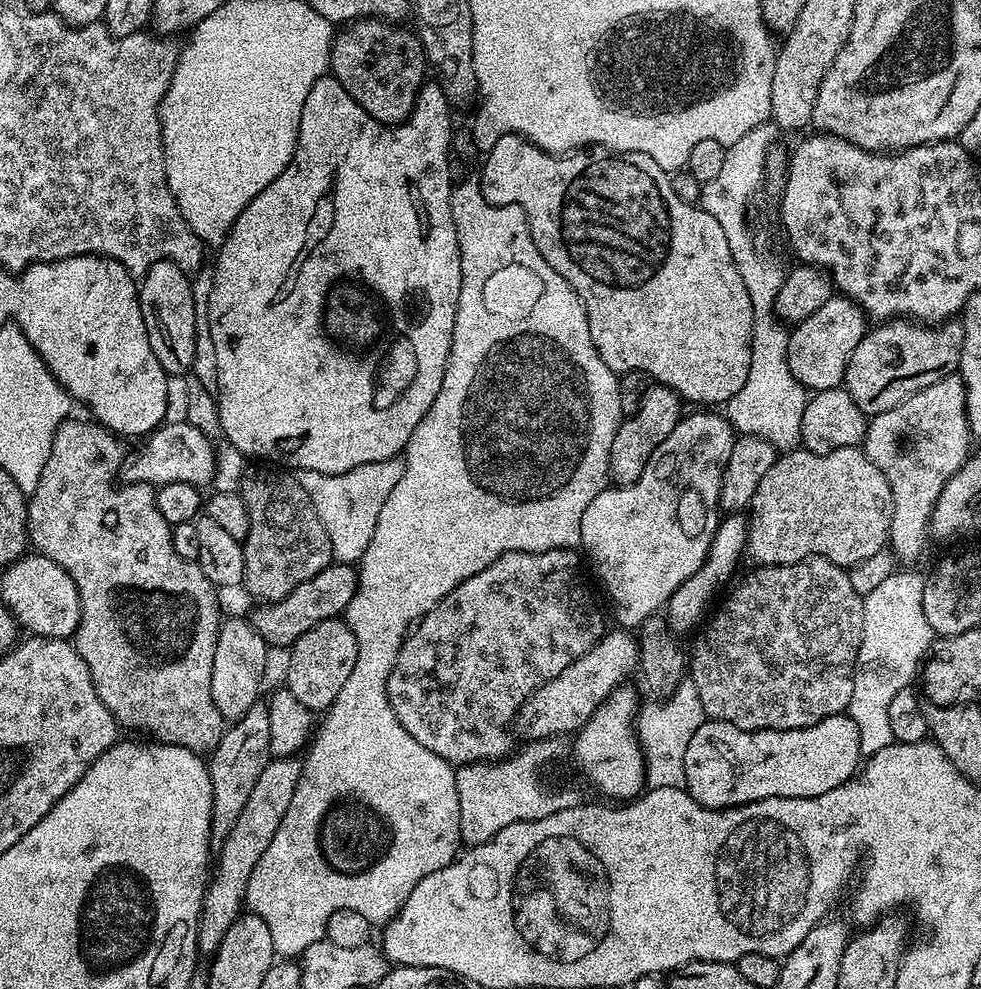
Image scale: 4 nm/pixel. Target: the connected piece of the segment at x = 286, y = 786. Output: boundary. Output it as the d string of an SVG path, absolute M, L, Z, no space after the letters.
M279 757L269 761L260 774L254 790L248 798L239 818L221 843L218 864L214 866L209 884L205 888L203 914L200 916L199 932L196 935L197 951L211 957L221 945L222 938L243 913L250 875L258 860L270 846L274 833L281 825L282 817L289 809L296 783L300 780L301 763L293 757Z

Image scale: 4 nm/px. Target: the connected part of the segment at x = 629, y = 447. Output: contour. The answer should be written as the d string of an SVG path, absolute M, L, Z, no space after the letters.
M653 383L644 393L640 409L630 417L621 419L620 429L614 434L614 442L610 446L608 470L613 485L623 486L638 482L642 478L642 470L646 470L646 462L650 462L650 454L674 430L682 415L680 395L673 388L664 384Z

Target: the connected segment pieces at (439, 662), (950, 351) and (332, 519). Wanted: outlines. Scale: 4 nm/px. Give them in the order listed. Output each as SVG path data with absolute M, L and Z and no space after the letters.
M555 548L545 552L507 552L500 556L490 566L486 566L478 574L463 580L459 586L445 596L436 607L432 608L415 625L414 631L405 639L404 646L400 650L400 656L396 659L394 670L388 679L388 690L396 715L400 717L405 728L411 732L426 750L434 750L443 760L447 760L453 766L463 766L477 762L495 762L507 757L513 751L512 740L504 729L504 724L511 725L515 721L516 713L521 704L535 688L541 688L550 678L554 678L570 662L582 658L582 654L589 652L593 646L605 635L604 616L592 597L592 588L584 577L584 568L580 565L579 551L570 548Z
M889 318L877 323L876 328L869 327L865 331L862 342L858 342L854 354L850 354L850 362L846 366L843 387L848 389L852 400L871 418L880 412L898 406L907 396L938 382L943 376L951 376L960 367L960 351L964 337L964 325L960 322L944 322L941 328L923 328L923 323L911 322L904 318Z
M401 457L382 459L372 463L359 464L354 470L340 475L326 475L321 472L304 472L301 486L309 494L310 502L330 535L333 559L339 563L357 563L364 556L366 547L373 537L378 514L385 505L390 491L398 484L404 473Z

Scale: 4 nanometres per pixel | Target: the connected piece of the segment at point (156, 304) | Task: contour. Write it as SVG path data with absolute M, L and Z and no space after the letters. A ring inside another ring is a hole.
M159 260L150 266L138 284L142 318L150 338L154 358L169 374L184 374L196 360L196 296L192 293L189 273L181 270L173 260Z

